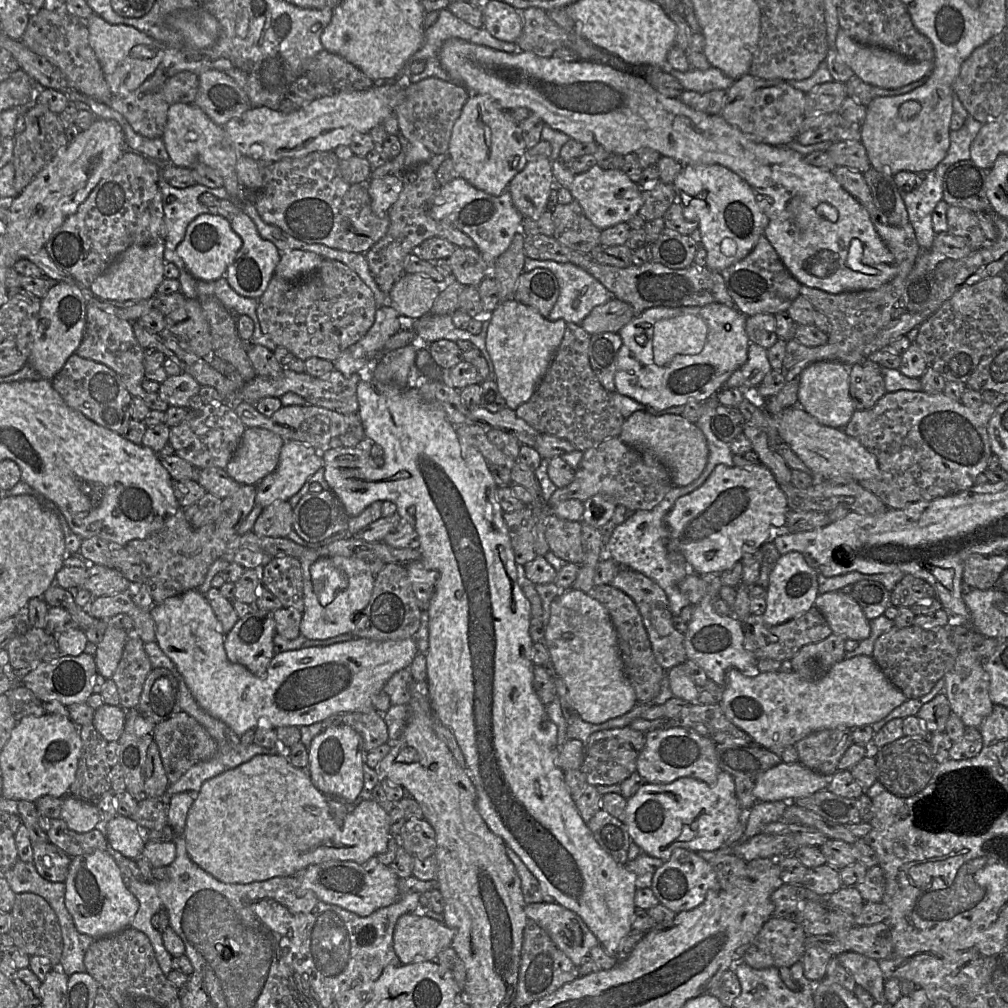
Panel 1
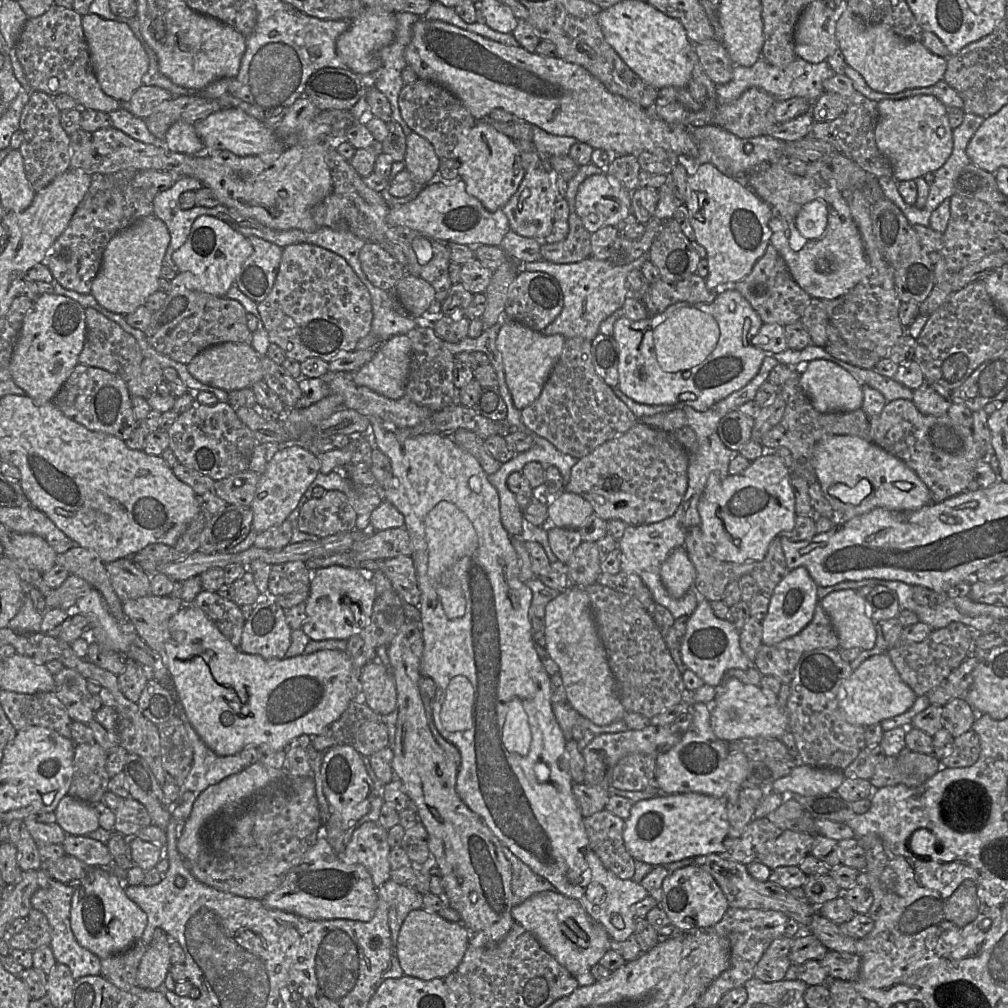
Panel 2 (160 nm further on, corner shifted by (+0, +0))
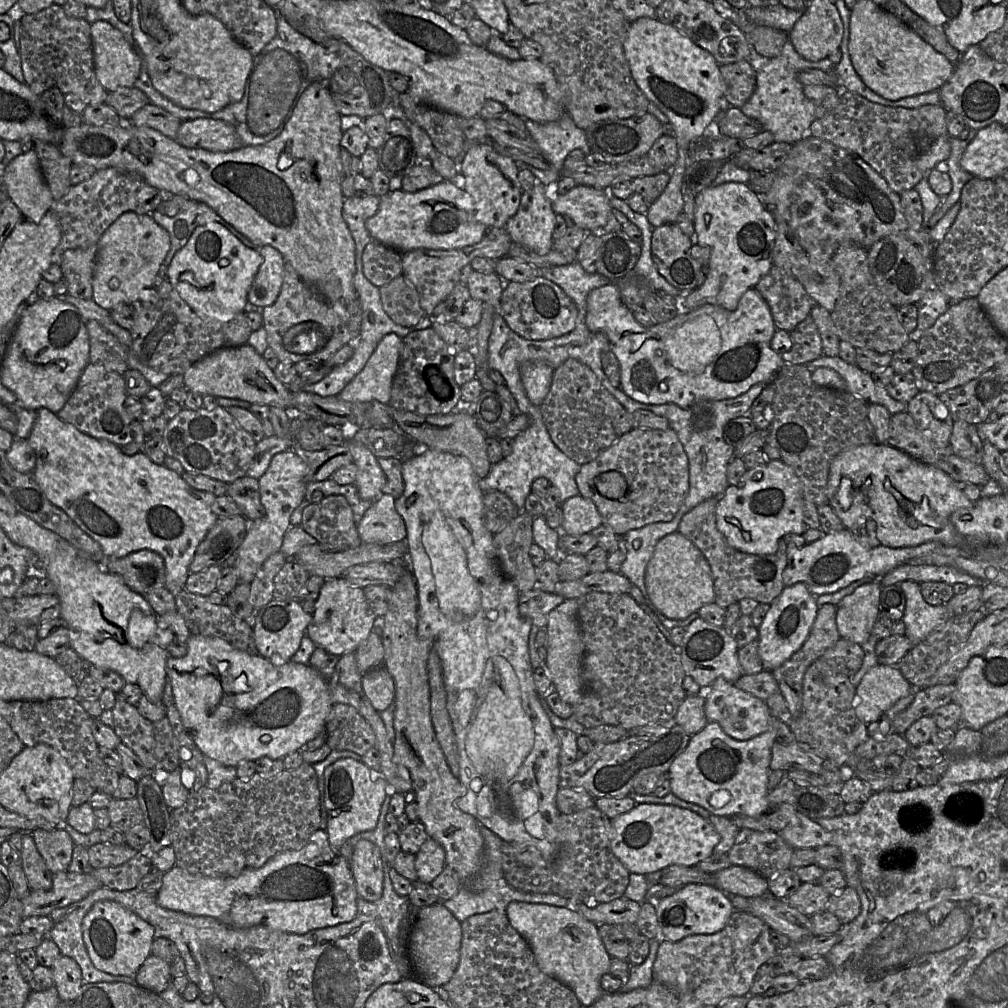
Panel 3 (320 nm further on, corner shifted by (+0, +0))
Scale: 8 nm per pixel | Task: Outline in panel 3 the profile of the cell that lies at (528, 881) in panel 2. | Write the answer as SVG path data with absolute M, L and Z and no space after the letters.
M479 823L480 831L484 838L484 854L482 866L476 875L469 881L466 881L460 890L450 899L441 901L441 903L460 921L463 922L475 914L497 910L506 912L509 903L513 901L523 901L530 903L550 904L555 906L575 909L575 905L580 903L569 903L568 899L549 893L532 893L519 891L508 884L504 877L502 868L501 845L503 840L488 829L483 823Z

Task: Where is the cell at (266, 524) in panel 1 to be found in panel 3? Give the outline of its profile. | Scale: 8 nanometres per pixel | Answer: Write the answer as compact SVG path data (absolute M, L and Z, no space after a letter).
M281 551L266 559L251 583L251 602L255 608L260 609L274 599L274 579L285 563L292 560L295 558L288 560Z

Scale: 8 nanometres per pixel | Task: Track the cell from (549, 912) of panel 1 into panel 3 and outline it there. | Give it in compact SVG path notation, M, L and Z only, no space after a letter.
M523 901L509 903L506 915L530 945L540 970L569 986L580 1004L590 1006L603 995L601 977L609 973L611 956L596 924L567 907Z

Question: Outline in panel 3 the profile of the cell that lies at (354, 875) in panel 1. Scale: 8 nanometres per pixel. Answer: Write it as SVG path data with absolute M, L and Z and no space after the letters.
M318 829L297 849L280 852L262 867L245 869L234 877L192 874L178 866L164 872L157 903L166 909L193 916L210 916L235 928L265 926L274 930L305 934L311 930L352 921L357 914L355 880L350 862L331 847L326 830Z

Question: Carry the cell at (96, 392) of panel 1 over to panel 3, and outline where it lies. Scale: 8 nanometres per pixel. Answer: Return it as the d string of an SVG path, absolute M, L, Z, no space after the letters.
M89 363L66 404L56 414L61 420L94 438L108 440L119 447L129 443L143 446L147 435L140 422L126 412L124 402L127 396L125 380L121 374L107 370L103 365Z

